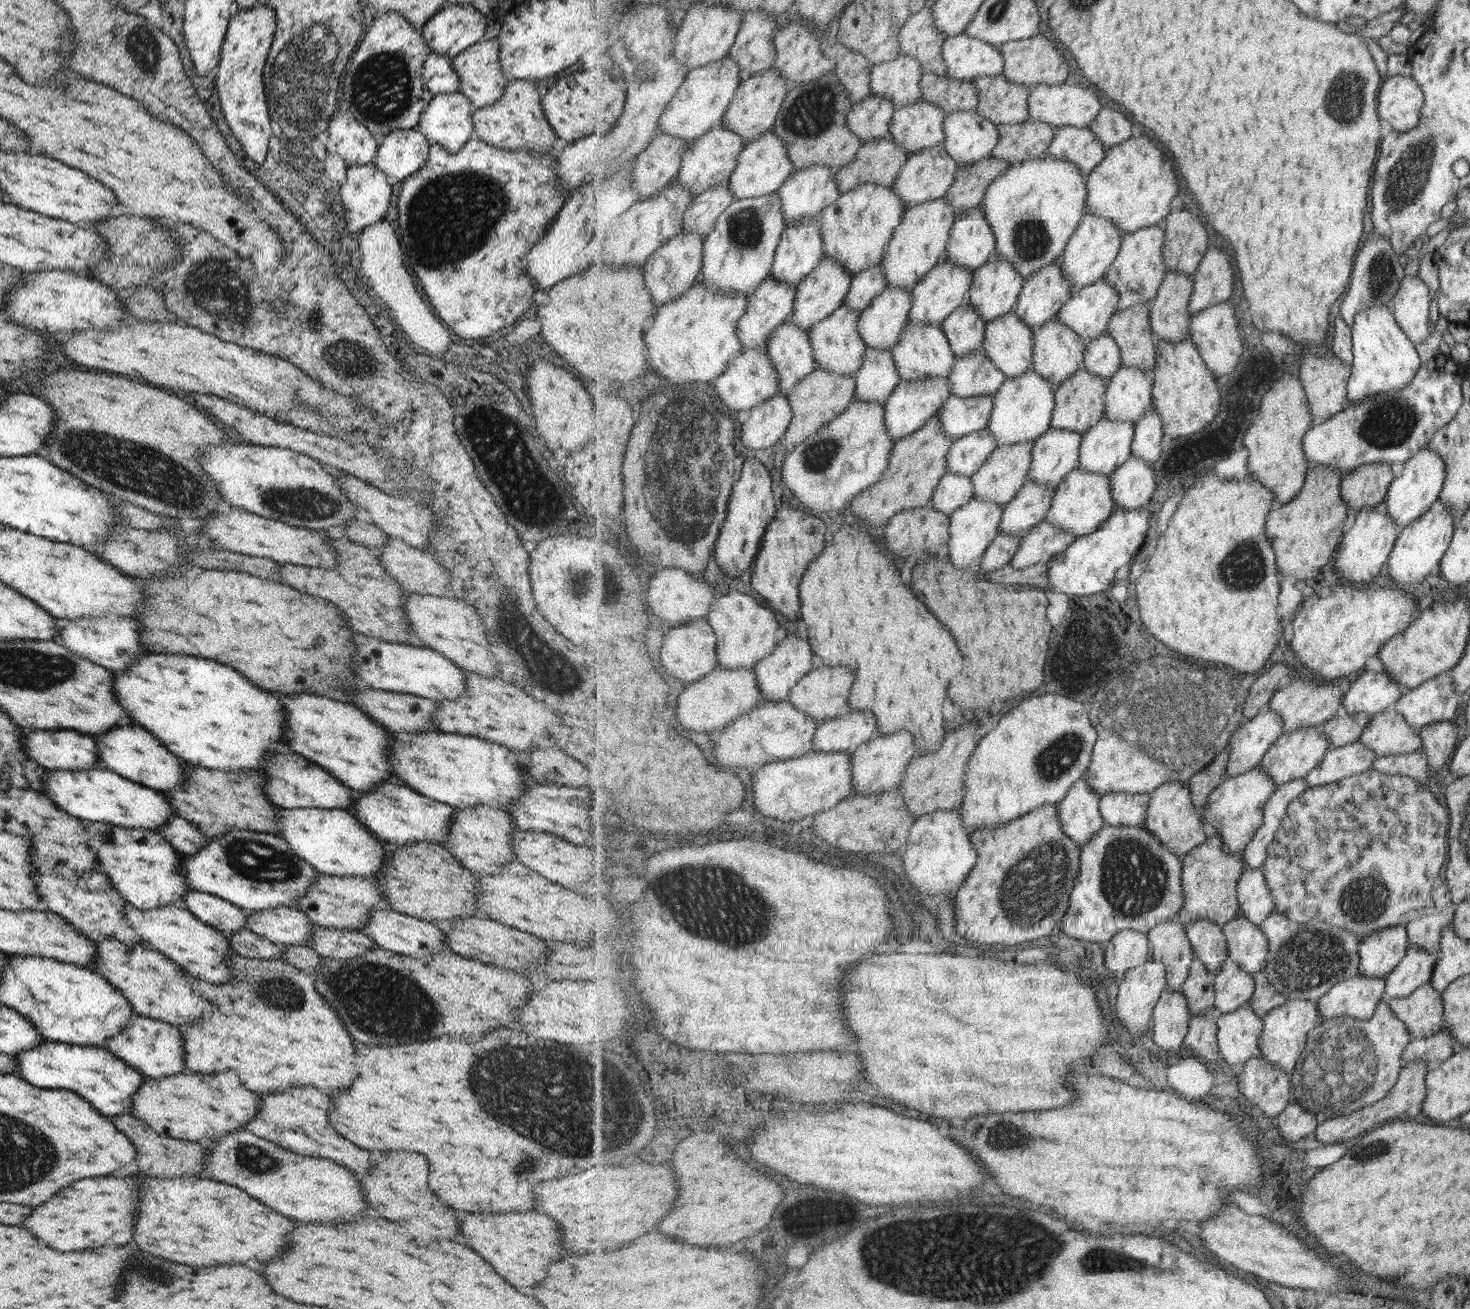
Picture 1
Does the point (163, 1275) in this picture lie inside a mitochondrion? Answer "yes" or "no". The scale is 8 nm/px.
yes

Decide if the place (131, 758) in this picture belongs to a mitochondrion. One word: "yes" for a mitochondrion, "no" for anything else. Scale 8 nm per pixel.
no

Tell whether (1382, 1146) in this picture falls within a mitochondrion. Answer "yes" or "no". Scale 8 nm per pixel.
yes

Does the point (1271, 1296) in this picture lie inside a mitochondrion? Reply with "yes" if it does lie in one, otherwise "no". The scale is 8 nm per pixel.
no

